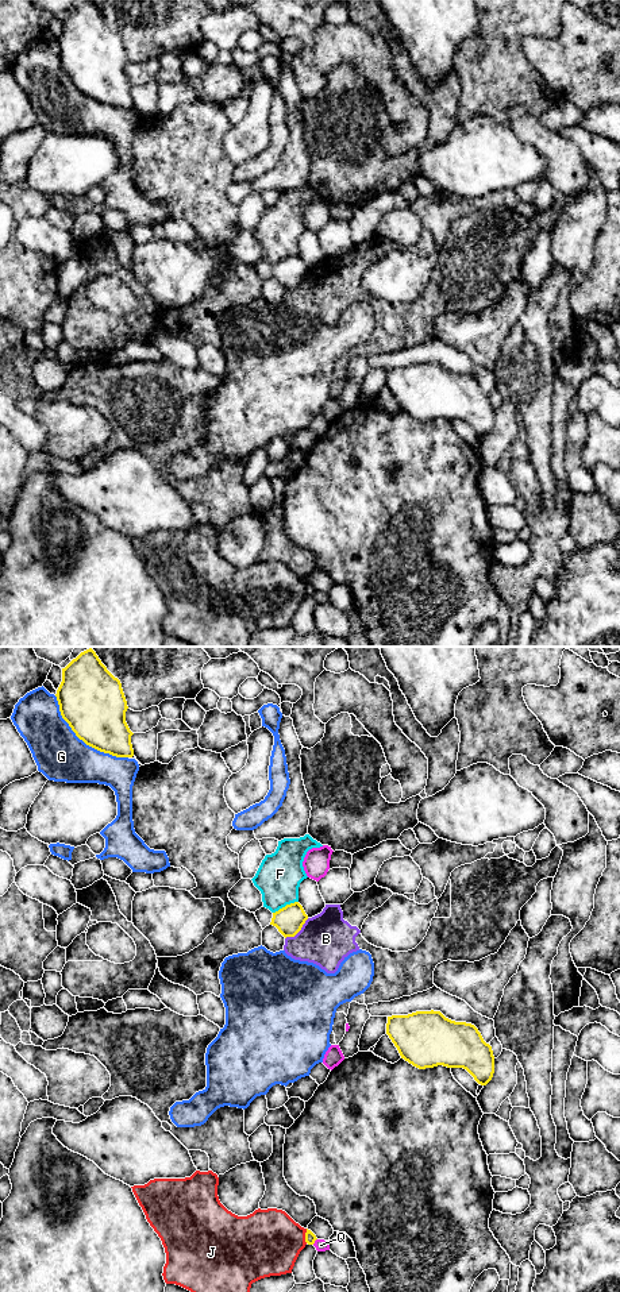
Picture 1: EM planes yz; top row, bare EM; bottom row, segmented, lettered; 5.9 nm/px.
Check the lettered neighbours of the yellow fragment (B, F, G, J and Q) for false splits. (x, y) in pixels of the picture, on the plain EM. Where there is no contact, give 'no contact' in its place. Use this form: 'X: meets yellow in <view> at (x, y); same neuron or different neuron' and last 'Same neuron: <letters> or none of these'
B: meets yellow in yz at (297, 284); different neuron
F: meets yellow in yz at (287, 257); different neuron
G: meets yellow in yz at (83, 92); different neuron
J: meets yellow in yz at (305, 587); different neuron
Q: meets yellow in yz at (315, 591); different neuron
Same neuron: none of these

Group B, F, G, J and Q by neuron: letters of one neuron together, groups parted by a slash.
B / F / G / J / Q

